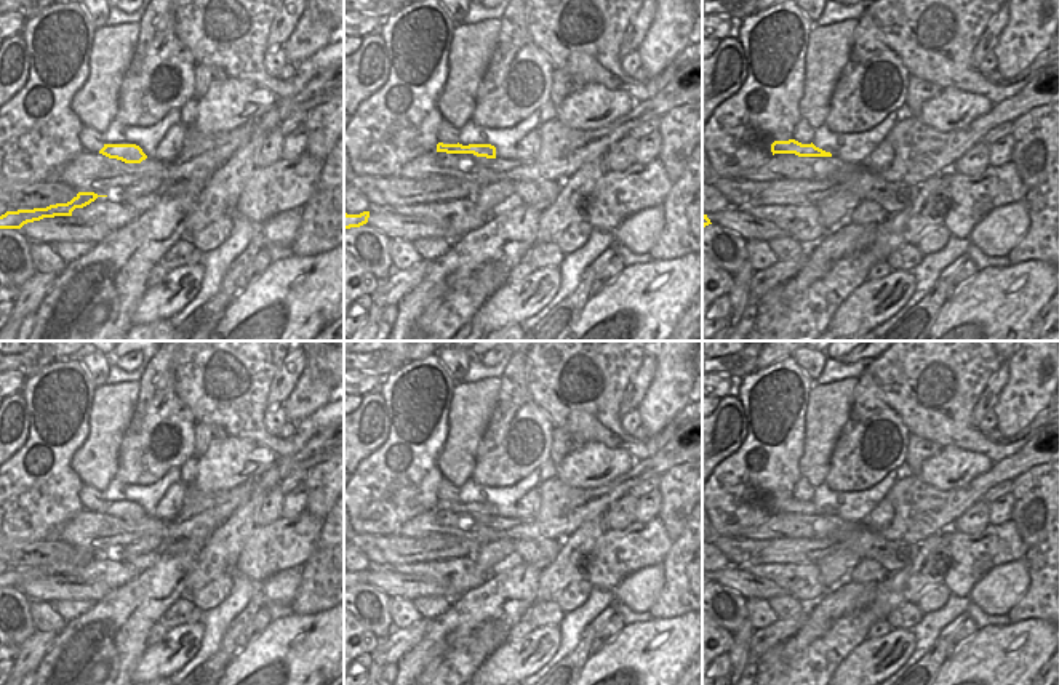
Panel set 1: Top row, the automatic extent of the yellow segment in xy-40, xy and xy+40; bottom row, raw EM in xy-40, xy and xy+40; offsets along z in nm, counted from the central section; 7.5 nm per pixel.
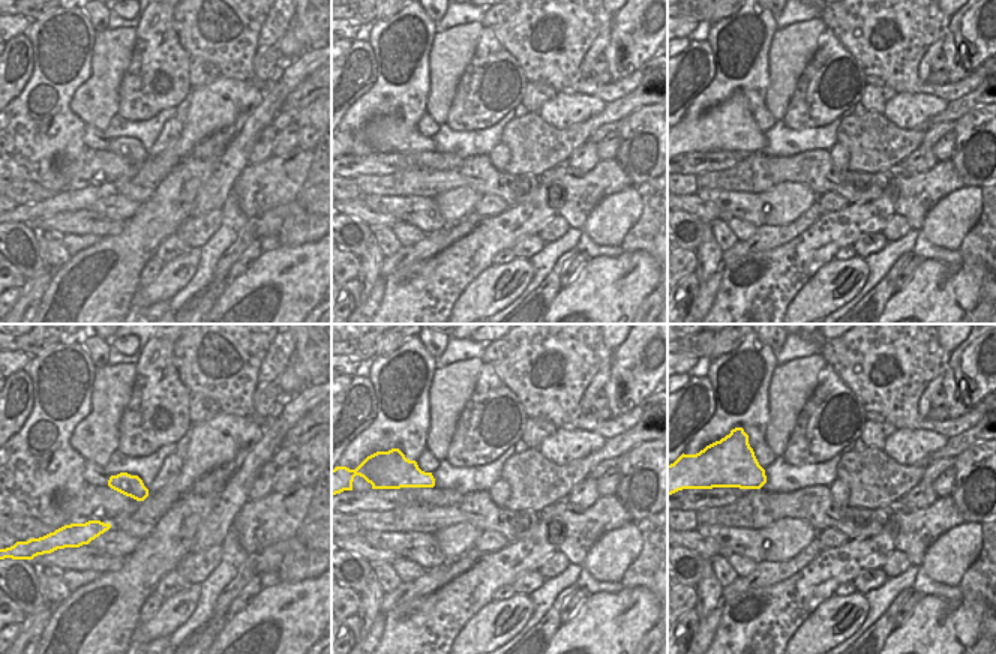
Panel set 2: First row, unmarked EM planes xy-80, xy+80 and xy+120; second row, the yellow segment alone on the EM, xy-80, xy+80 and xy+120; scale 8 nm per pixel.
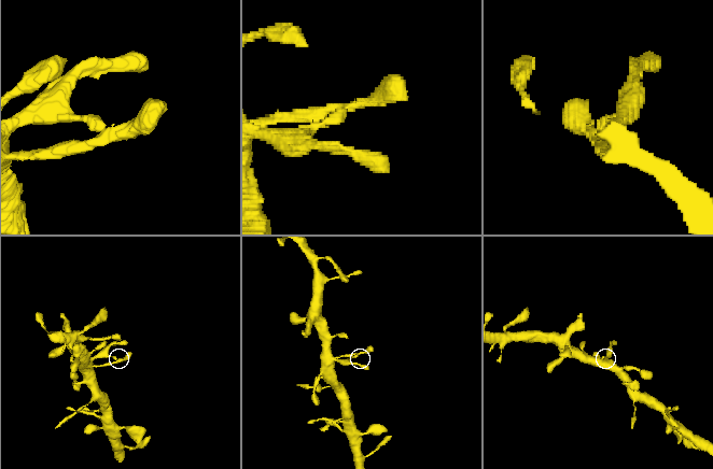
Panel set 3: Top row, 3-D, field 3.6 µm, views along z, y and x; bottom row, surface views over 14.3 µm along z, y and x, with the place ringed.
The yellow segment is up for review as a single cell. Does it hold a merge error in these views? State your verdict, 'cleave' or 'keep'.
keep

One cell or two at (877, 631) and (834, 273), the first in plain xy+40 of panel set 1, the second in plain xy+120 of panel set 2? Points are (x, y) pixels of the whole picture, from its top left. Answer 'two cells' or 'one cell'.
two cells

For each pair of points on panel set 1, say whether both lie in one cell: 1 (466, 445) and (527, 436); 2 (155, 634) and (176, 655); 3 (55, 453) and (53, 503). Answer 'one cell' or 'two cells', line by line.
1: two cells
2: two cells
3: one cell

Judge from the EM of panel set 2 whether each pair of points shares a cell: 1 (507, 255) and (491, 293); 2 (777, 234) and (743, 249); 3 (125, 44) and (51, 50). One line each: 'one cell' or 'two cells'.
1: two cells
2: one cell
3: two cells

